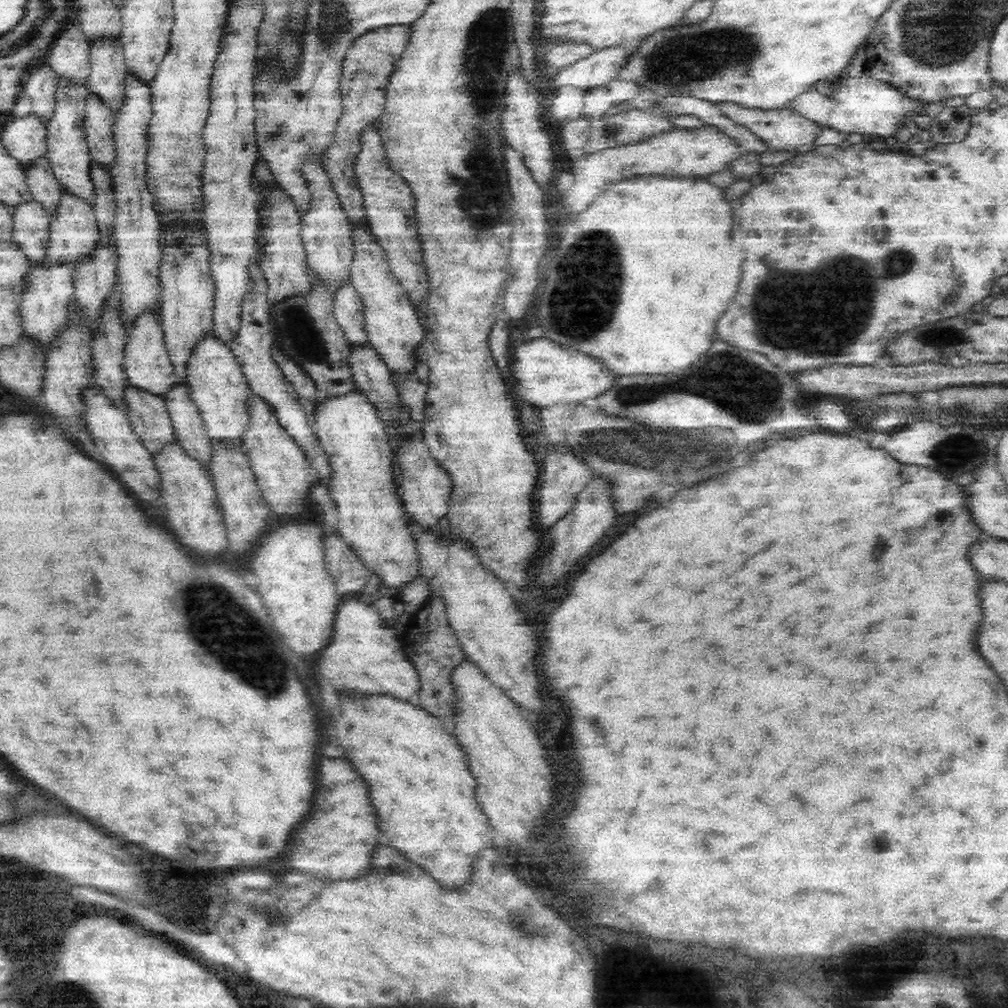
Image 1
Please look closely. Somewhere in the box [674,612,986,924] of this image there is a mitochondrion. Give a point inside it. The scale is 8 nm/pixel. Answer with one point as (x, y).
(886, 843)

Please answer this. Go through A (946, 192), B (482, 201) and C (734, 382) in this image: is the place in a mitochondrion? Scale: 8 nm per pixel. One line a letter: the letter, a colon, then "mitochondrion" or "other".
A: other
B: mitochondrion
C: mitochondrion

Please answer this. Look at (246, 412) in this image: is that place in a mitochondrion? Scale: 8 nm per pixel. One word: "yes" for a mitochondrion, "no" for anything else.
no

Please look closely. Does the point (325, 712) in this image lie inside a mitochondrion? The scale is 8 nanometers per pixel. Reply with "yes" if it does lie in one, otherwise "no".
no

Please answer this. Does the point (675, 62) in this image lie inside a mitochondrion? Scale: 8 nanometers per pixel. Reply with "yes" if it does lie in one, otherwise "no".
yes

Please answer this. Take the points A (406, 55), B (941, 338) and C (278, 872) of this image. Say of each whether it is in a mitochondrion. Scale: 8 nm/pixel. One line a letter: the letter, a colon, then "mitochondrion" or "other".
A: other
B: mitochondrion
C: other

